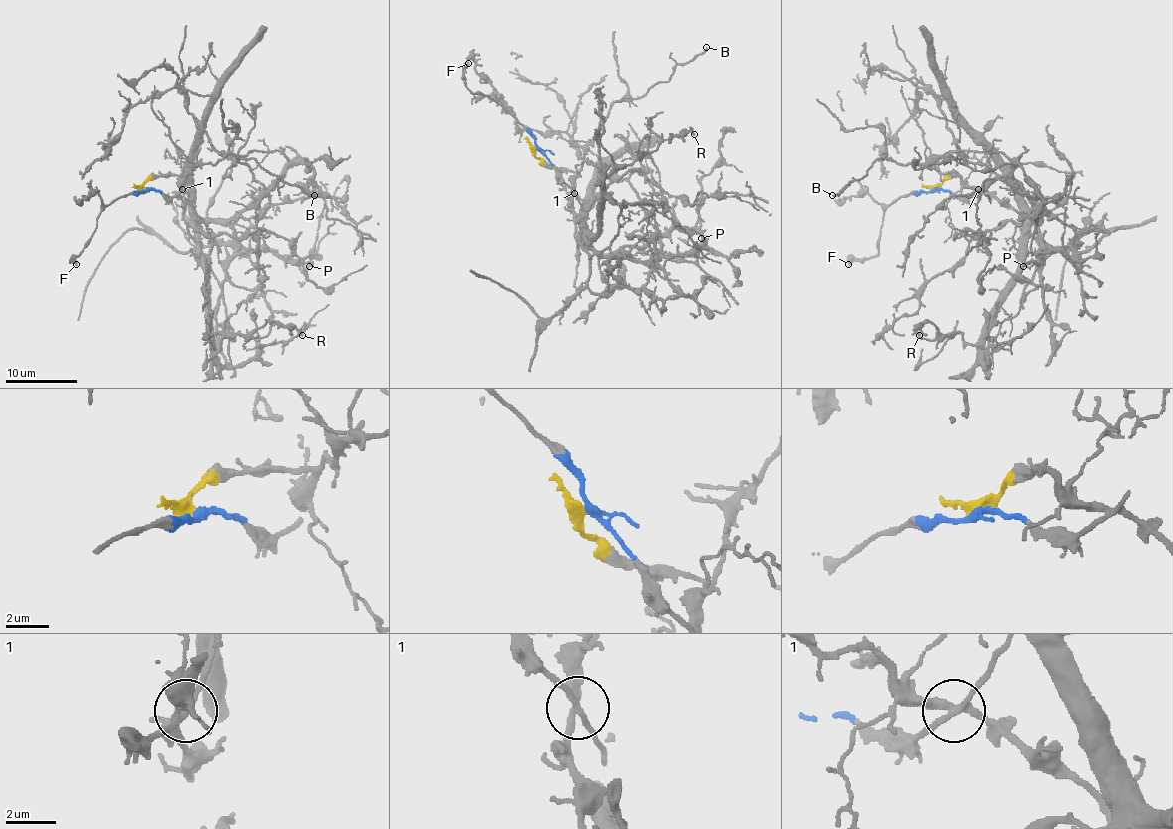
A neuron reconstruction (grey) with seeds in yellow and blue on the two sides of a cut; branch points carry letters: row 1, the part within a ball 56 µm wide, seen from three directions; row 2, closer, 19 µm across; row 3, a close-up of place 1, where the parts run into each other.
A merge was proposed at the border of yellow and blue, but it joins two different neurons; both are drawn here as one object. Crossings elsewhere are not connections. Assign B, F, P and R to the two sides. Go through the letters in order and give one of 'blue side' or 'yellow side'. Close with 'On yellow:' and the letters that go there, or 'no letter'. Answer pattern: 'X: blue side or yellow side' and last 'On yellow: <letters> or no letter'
B: yellow side
F: blue side
P: blue side
R: blue side
On yellow: B

